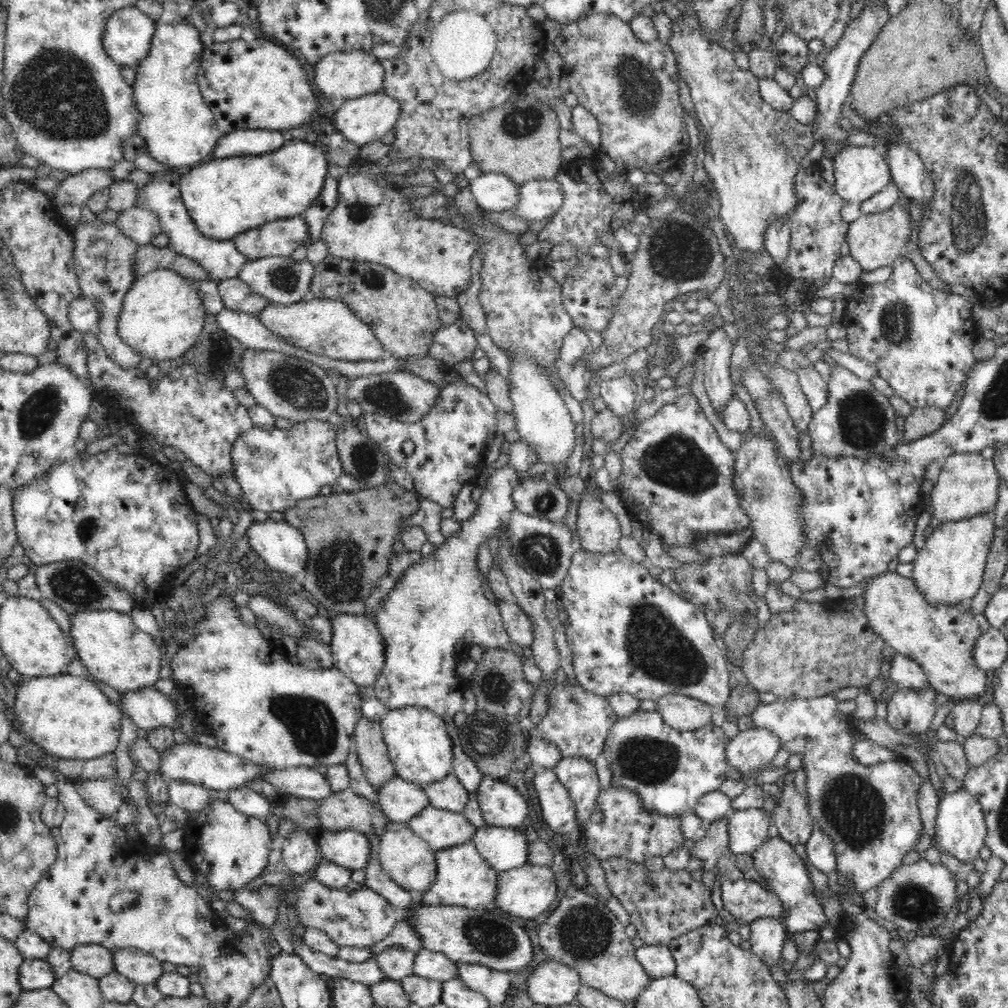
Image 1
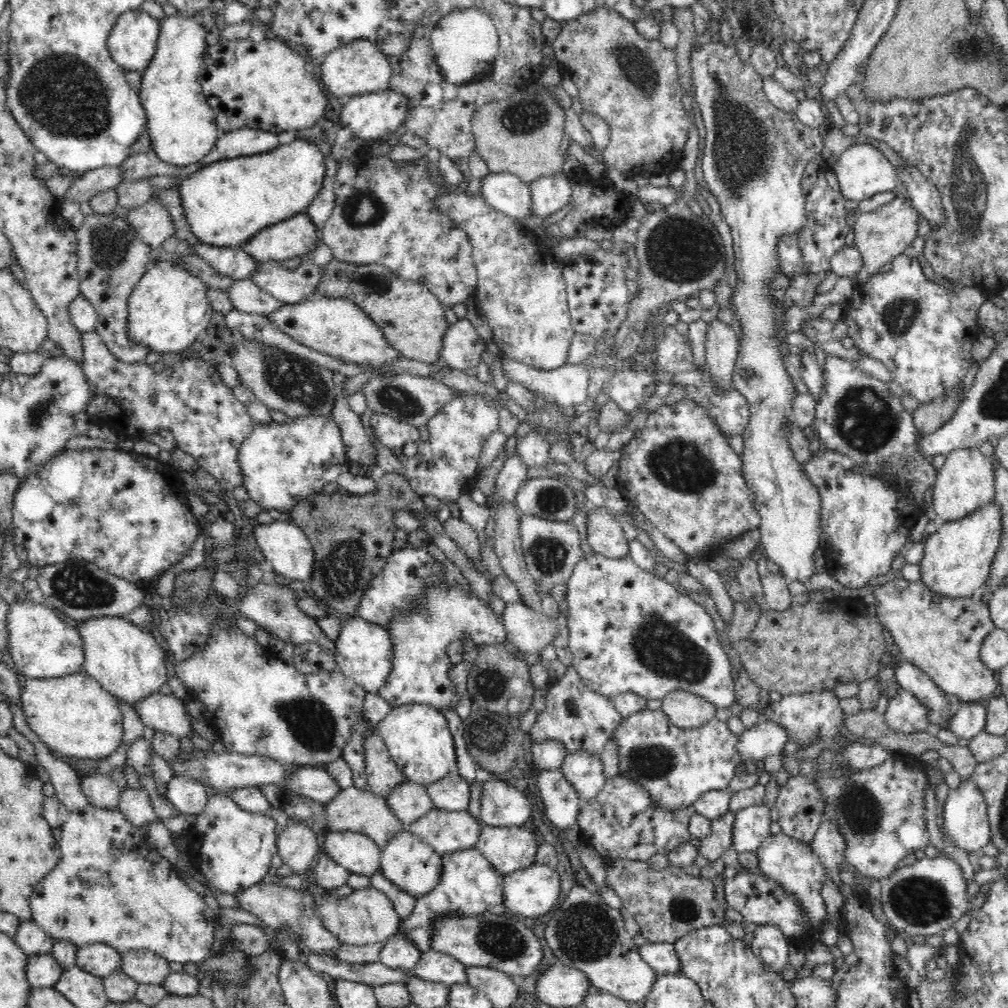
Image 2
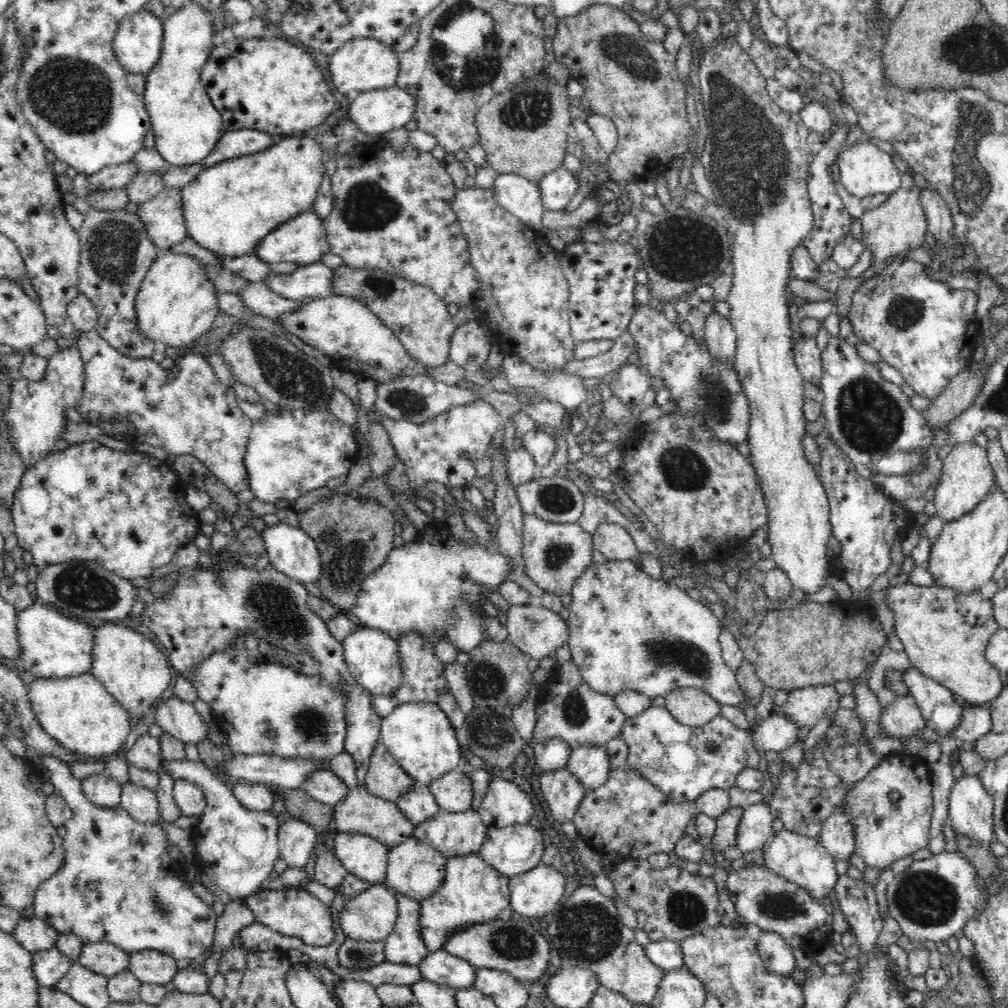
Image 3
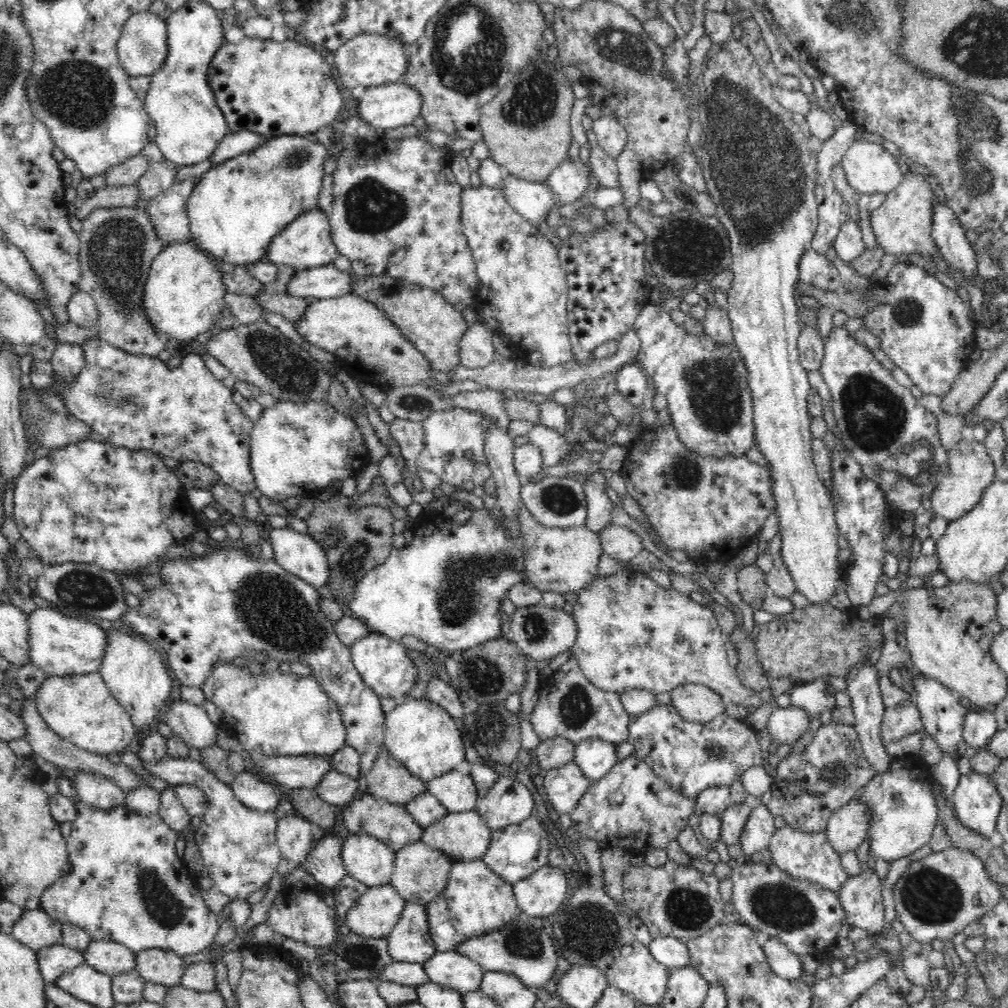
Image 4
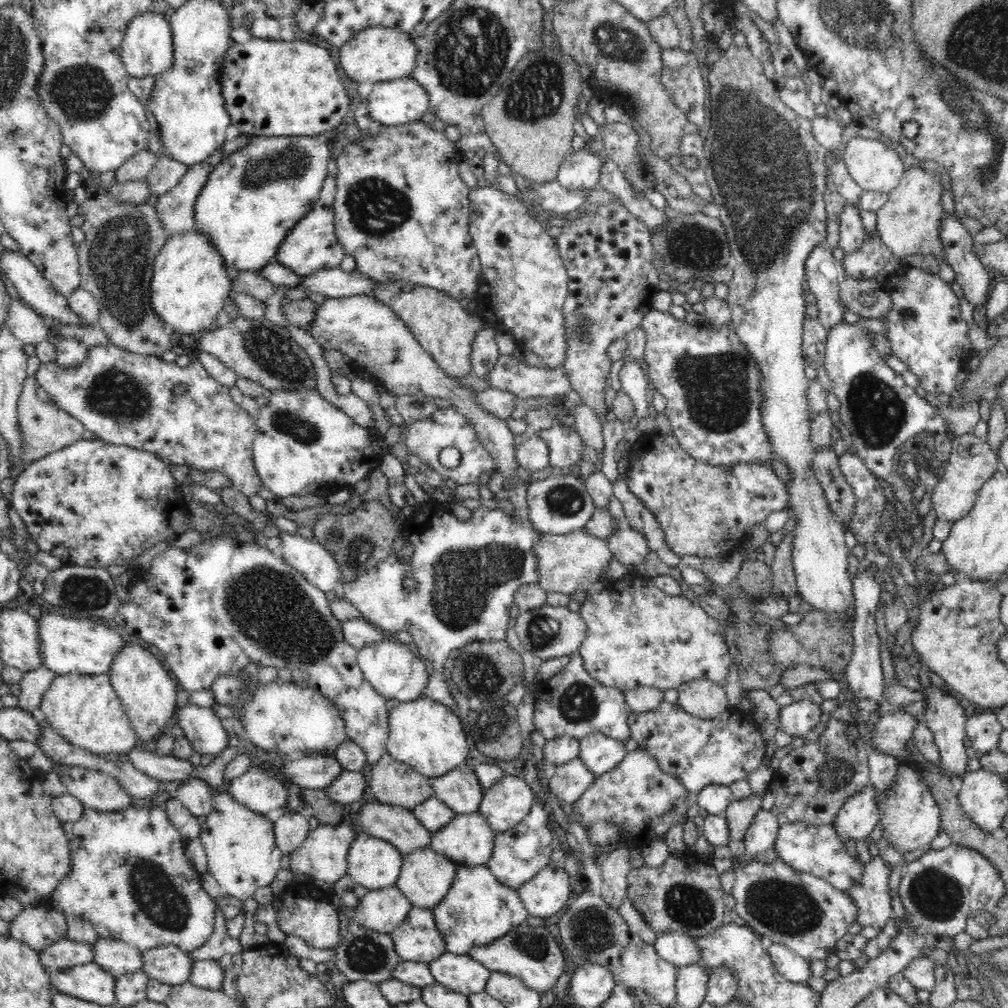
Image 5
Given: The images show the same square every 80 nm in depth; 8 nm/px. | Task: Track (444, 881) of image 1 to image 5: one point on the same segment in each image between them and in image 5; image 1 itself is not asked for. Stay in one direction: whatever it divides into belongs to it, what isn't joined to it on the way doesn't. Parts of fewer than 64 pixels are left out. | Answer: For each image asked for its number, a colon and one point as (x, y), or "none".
2: (469, 884)
3: (473, 891)
4: (476, 900)
5: (478, 909)

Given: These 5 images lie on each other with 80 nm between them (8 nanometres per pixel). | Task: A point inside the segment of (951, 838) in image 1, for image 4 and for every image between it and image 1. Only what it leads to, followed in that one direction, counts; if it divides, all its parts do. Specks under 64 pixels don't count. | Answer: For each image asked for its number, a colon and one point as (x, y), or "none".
2: (966, 823)
3: (970, 811)
4: (976, 801)

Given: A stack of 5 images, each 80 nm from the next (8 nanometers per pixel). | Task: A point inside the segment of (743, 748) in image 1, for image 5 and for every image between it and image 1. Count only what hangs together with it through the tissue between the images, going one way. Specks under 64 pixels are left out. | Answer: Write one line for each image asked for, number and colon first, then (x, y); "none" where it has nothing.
2: (763, 740)
3: (776, 733)
4: (786, 725)
5: (796, 719)

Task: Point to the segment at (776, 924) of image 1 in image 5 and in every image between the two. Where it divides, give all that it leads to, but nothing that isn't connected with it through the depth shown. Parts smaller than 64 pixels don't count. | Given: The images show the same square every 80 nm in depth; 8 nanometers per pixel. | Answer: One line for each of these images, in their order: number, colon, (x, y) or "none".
2: (769, 943)
3: (776, 954)
4: (785, 963)
5: (791, 966)

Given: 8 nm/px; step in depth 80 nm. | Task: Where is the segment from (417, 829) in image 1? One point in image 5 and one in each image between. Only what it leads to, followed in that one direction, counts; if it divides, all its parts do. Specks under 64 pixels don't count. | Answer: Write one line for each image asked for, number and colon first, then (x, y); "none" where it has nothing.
2: (446, 832)
3: (452, 833)
4: (463, 836)
5: (467, 839)

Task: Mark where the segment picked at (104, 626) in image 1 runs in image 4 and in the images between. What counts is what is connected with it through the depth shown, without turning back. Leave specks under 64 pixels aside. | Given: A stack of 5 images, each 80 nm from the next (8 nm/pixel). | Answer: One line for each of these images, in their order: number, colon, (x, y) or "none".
2: (128, 662)
3: (131, 667)
4: (134, 672)

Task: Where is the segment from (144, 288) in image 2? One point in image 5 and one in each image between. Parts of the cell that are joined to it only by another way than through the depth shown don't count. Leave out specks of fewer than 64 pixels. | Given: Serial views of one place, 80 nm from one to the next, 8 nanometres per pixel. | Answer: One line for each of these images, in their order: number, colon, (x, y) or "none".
3: (176, 304)
4: (184, 294)
5: (190, 286)

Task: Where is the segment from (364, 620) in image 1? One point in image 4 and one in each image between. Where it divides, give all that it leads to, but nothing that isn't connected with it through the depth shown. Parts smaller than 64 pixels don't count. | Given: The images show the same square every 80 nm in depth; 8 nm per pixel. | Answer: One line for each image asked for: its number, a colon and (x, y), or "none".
2: (364, 652)
3: (372, 657)
4: (383, 663)

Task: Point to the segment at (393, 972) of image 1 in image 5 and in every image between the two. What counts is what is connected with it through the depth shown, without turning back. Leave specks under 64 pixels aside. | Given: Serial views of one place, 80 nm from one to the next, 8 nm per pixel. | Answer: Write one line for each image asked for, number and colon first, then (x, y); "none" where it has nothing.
2: (399, 952)
3: (404, 945)
4: (409, 941)
5: (417, 938)

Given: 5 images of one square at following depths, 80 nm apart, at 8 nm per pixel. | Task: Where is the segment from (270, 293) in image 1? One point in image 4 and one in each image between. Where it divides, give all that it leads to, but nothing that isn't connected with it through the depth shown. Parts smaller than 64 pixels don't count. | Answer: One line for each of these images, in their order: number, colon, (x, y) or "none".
2: (290, 286)
3: (314, 280)
4: (322, 282)

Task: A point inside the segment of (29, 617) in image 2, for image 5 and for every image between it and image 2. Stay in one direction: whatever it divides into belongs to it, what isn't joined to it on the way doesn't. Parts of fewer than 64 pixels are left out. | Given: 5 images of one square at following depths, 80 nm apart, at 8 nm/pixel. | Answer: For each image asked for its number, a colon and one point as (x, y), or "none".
3: (50, 645)
4: (61, 646)
5: (65, 644)

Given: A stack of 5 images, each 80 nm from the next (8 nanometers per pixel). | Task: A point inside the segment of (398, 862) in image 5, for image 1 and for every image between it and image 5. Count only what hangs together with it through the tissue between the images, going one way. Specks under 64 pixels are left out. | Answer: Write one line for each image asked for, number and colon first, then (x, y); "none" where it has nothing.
1: (348, 848)
2: (358, 853)
3: (363, 856)
4: (369, 860)

